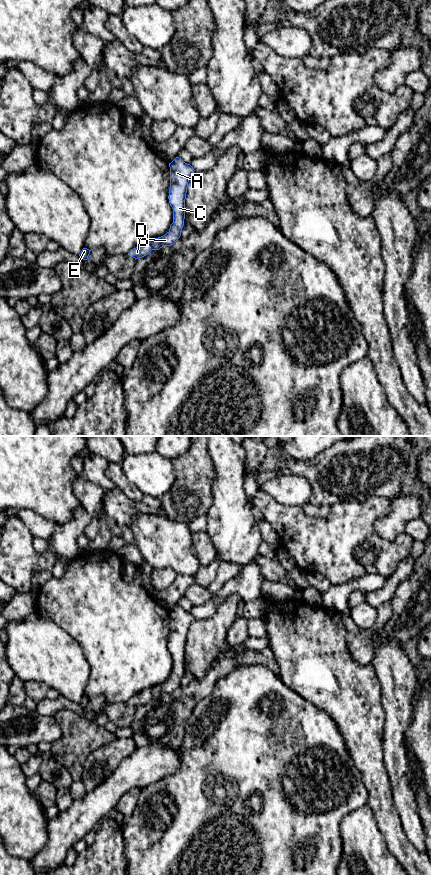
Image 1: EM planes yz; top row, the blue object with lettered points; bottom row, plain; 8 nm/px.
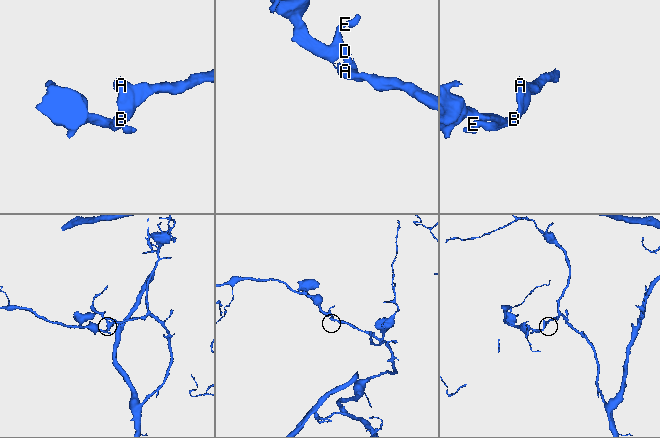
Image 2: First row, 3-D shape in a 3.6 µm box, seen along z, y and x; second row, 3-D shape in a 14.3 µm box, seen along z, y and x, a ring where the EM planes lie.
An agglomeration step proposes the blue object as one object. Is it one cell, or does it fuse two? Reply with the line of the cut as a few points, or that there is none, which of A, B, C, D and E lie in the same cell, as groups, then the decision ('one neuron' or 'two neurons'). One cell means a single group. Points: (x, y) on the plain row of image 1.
no cut; A B C D E; one neuron

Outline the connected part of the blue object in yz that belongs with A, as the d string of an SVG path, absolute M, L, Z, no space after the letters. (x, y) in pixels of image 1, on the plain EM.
M176 605L169 611L169 615L169 651L173 657L173 671L170 673L170 677L165 683L153 688L144 689L136 696L131 697L128 703L135 707L142 706L152 698L159 698L163 694L171 694L181 684L185 667L185 647L188 630L195 618L190 612L185 611L179 605Z

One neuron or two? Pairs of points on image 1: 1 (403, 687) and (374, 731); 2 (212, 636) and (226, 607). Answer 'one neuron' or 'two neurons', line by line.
1: two neurons
2: one neuron

